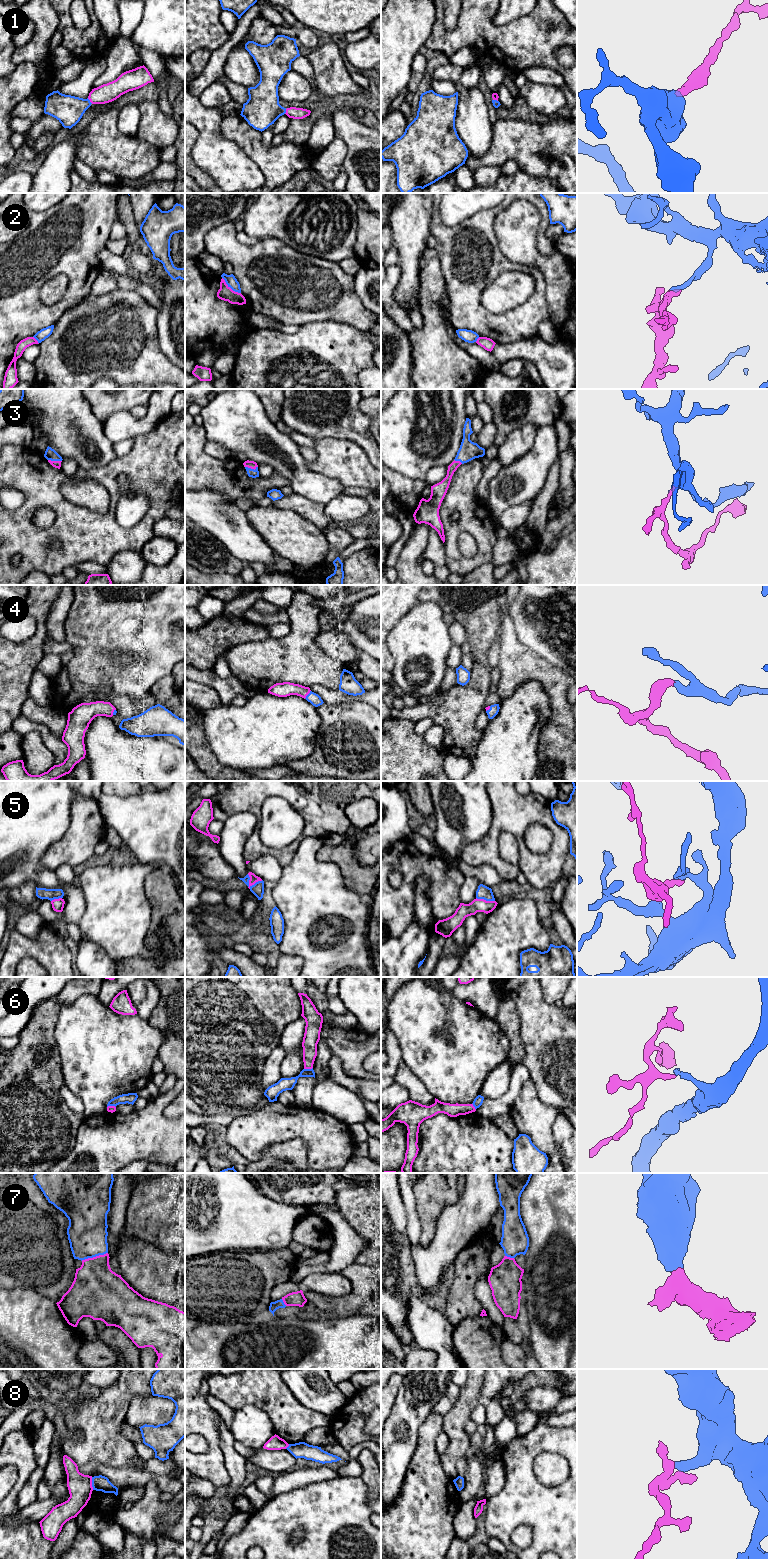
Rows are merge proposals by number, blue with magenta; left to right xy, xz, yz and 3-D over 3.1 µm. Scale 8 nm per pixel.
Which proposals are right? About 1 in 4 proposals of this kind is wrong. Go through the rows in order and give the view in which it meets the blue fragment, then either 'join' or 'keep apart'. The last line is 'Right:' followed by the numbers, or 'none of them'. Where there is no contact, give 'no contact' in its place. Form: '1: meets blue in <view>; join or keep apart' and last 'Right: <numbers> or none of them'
1: meets blue in xy; join
2: meets blue in xz; keep apart
3: meets blue in xy; join
4: meets blue in xz; join
5: meets blue in xz; keep apart
6: meets blue in xz; keep apart
7: meets blue in xy; join
8: meets blue in xy; keep apart
Right: 1, 3, 4, 7

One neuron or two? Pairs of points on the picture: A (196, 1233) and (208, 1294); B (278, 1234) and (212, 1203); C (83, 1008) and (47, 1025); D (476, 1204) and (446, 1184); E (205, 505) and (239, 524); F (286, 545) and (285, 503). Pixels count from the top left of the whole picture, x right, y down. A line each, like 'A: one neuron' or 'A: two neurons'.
A: two neurons
B: one neuron
C: two neurons
D: two neurons
E: one neuron
F: two neurons

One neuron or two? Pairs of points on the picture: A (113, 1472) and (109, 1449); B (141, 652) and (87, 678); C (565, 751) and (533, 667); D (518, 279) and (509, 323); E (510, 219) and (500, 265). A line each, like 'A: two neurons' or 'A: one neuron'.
A: two neurons
B: one neuron
C: one neuron
D: two neurons
E: two neurons

